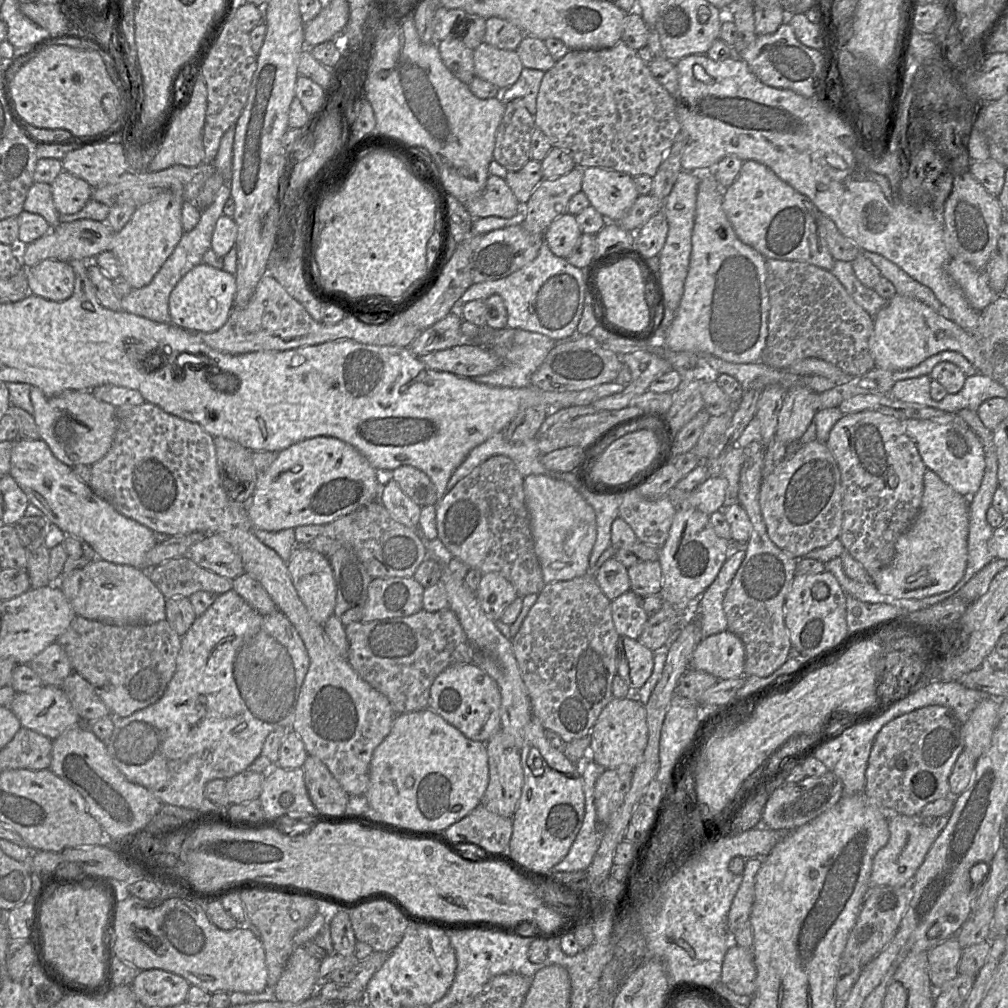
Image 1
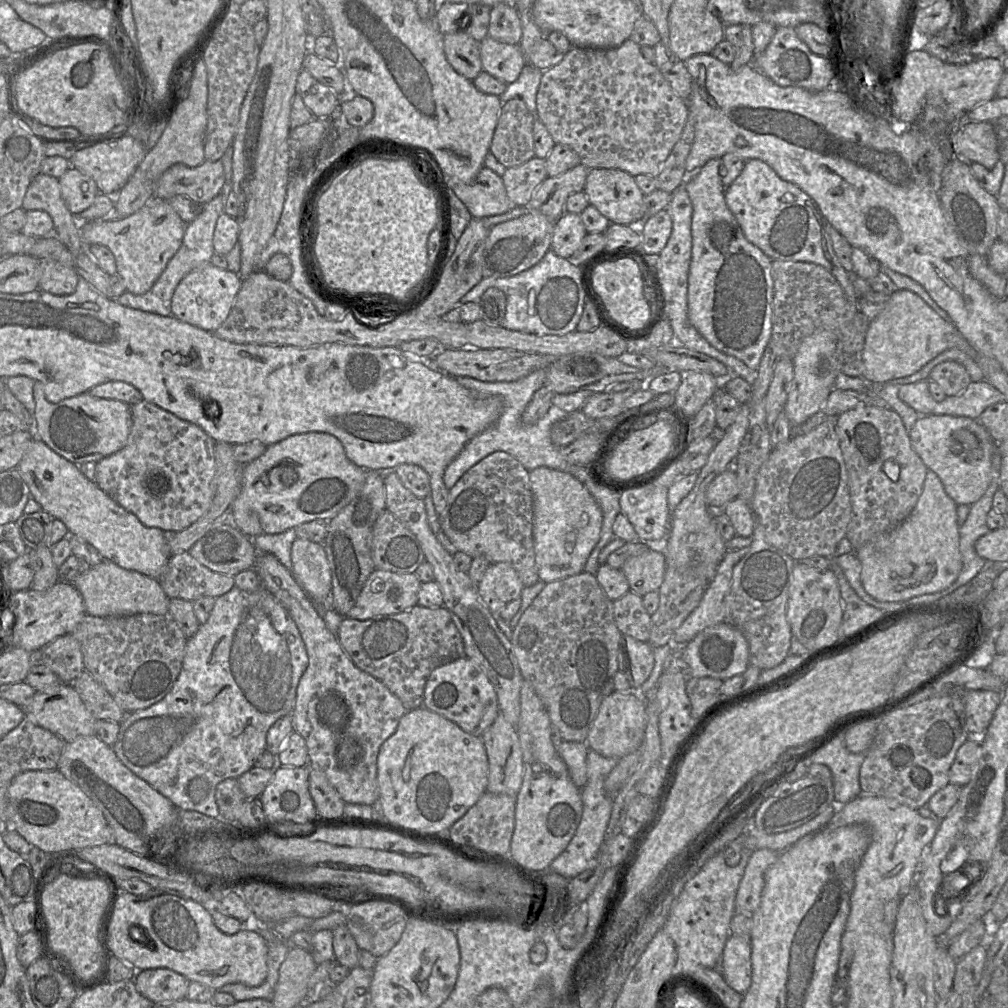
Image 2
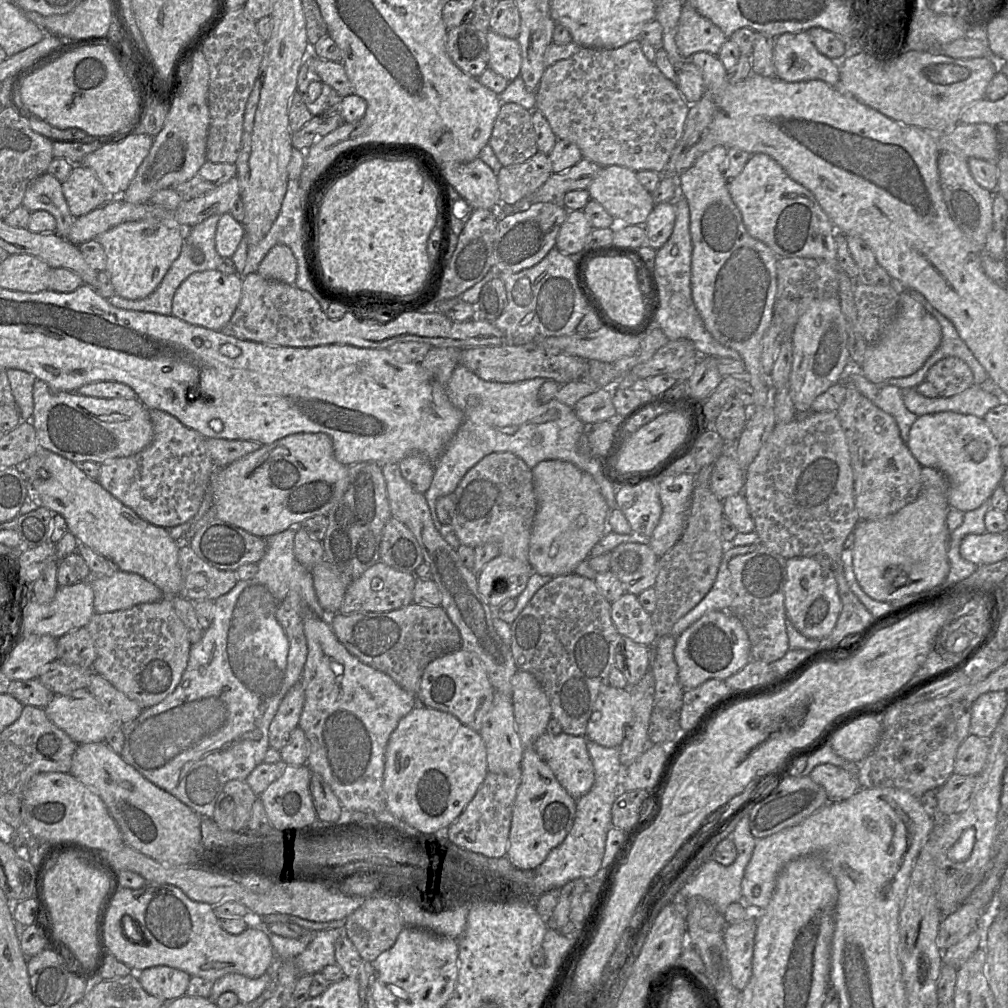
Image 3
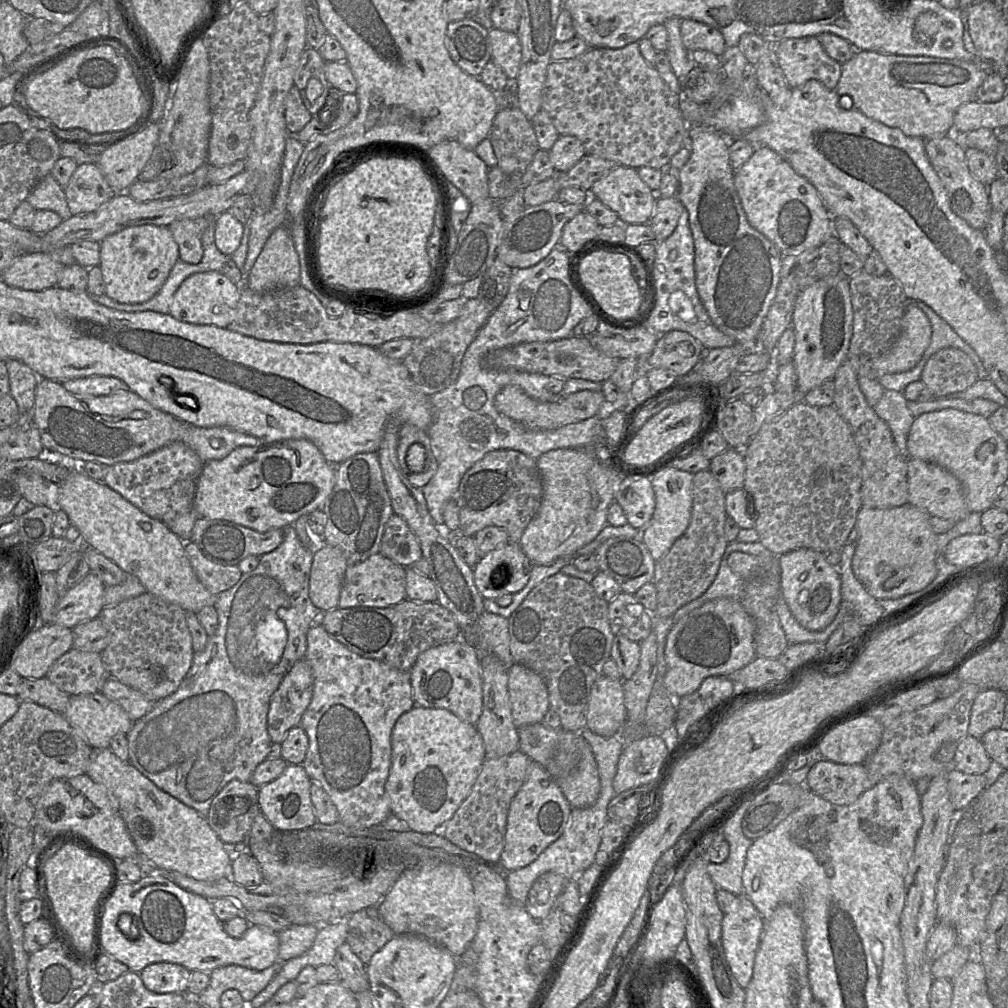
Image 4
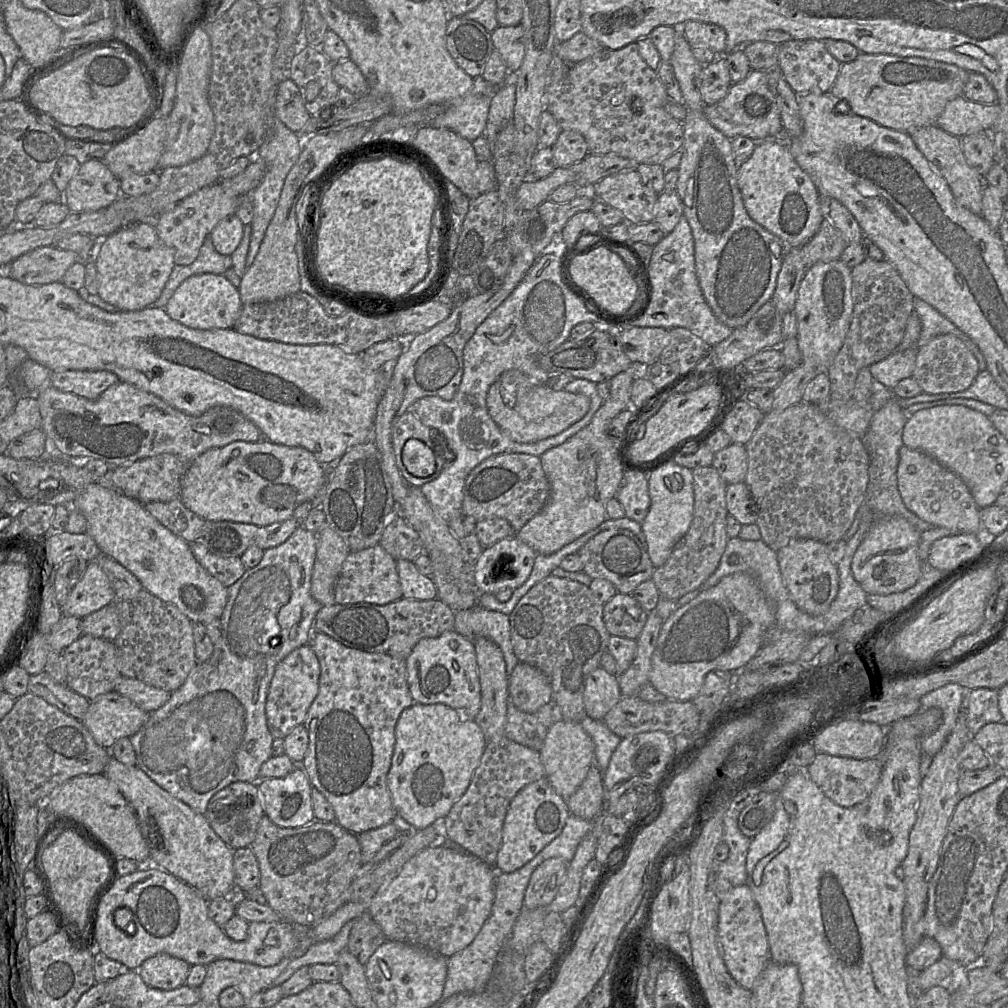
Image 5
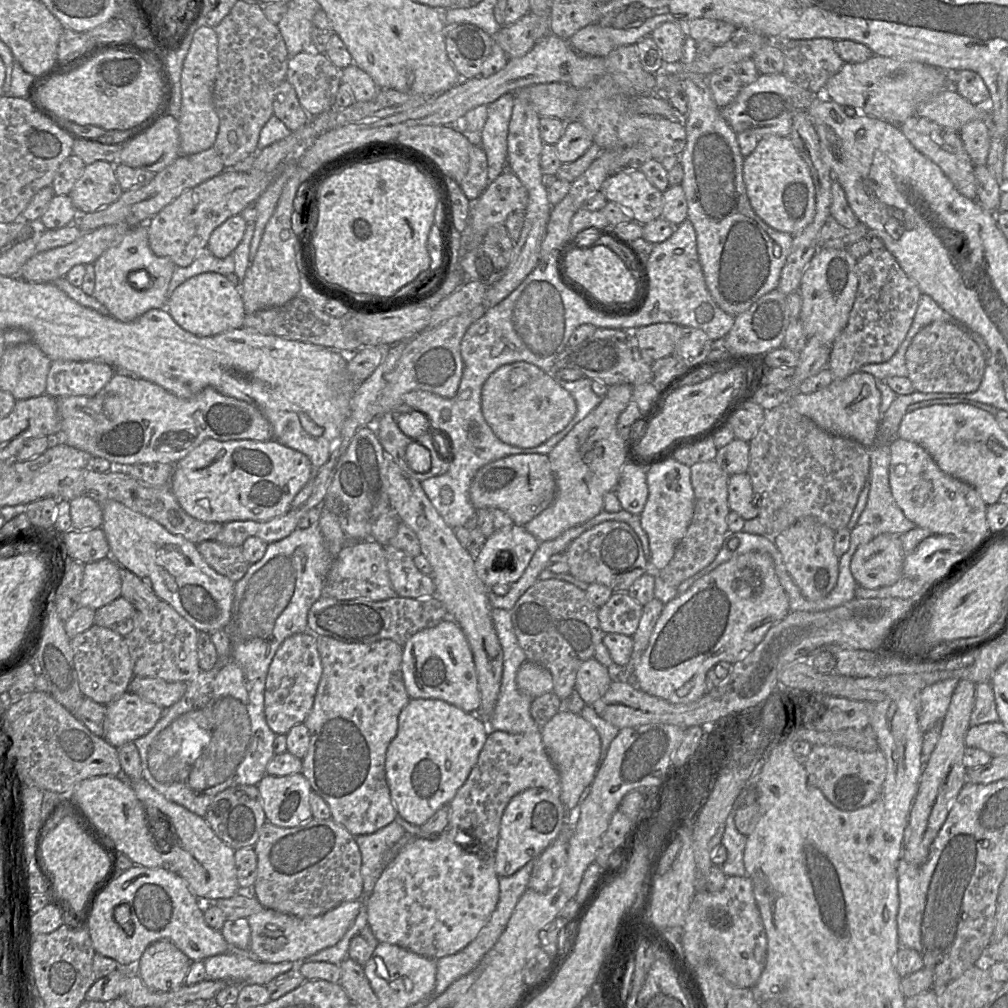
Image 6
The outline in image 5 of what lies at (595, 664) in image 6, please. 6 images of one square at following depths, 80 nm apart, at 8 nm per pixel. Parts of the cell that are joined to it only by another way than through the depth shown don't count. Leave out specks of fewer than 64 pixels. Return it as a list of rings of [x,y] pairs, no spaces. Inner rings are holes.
[[[601,666],[588,675],[583,695],[587,716],[595,720],[603,720],[620,701],[622,694],[617,677],[610,675]]]

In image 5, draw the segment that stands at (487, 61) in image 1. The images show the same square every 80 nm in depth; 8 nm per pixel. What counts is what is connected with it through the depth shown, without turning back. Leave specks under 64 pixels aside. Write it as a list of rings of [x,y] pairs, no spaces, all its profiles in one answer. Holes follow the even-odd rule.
[[[498,26],[491,32],[494,49],[501,55],[508,72],[515,74],[525,56],[524,30],[516,26]]]

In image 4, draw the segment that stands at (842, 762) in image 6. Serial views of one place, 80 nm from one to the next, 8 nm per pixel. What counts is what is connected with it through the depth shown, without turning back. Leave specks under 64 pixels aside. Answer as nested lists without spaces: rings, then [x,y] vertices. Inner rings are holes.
[[[829,760],[817,762],[810,769],[805,783],[798,785],[806,785],[810,791],[836,805],[849,805],[854,803],[865,791],[873,786],[864,764],[840,764]]]

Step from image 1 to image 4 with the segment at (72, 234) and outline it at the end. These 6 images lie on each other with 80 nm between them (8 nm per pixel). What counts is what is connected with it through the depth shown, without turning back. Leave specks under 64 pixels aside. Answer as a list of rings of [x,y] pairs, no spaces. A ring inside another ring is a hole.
[[[143,224],[125,228],[100,242],[105,295],[122,304],[140,304],[154,297],[179,259],[179,249],[167,226]]]

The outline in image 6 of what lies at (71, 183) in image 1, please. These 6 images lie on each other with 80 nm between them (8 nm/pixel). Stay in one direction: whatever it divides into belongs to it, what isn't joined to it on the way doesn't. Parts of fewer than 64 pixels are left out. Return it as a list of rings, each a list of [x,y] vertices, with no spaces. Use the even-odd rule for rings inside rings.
[[[96,161],[85,166],[69,196],[79,214],[86,214],[112,204],[122,193],[114,164]]]

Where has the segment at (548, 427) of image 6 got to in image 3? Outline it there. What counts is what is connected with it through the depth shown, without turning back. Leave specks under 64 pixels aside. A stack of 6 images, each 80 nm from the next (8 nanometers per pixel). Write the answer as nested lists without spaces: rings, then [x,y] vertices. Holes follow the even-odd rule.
[[[598,388],[596,392],[581,398],[573,409],[584,424],[595,424],[618,417],[612,402],[612,388]]]

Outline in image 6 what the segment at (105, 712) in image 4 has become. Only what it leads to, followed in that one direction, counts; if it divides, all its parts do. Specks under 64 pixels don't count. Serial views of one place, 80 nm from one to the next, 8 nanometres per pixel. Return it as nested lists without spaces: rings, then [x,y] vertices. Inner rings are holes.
[[[125,692],[106,705],[103,737],[119,748],[147,735],[160,720],[164,709],[132,692]]]

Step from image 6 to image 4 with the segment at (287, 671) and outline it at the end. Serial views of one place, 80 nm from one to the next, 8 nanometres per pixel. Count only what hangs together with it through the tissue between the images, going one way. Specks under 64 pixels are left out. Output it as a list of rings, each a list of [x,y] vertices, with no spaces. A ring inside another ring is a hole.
[[[304,658],[291,667],[271,697],[267,731],[273,743],[281,743],[291,728],[300,725],[313,689],[312,670]]]

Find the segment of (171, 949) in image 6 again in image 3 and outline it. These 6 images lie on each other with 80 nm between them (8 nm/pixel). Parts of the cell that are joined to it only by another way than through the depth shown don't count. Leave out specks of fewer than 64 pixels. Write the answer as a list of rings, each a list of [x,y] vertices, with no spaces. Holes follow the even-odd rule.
[[[154,966],[138,972],[143,989],[162,1001],[171,1001],[186,994],[191,975],[169,966]]]

